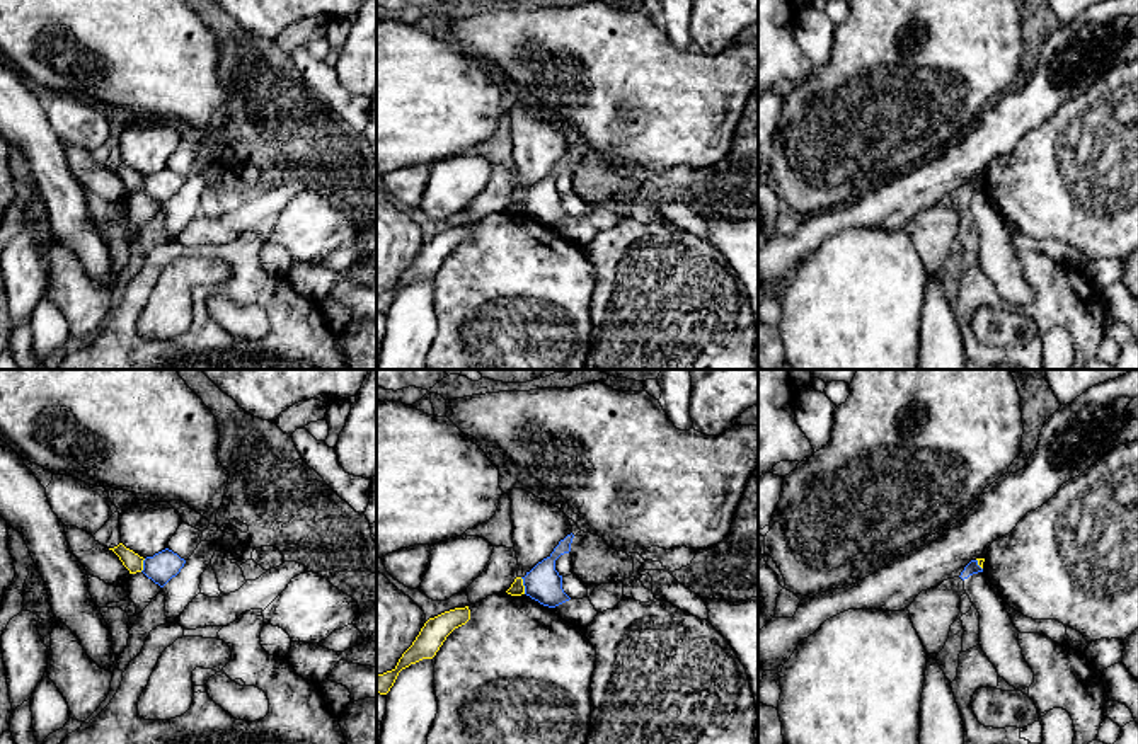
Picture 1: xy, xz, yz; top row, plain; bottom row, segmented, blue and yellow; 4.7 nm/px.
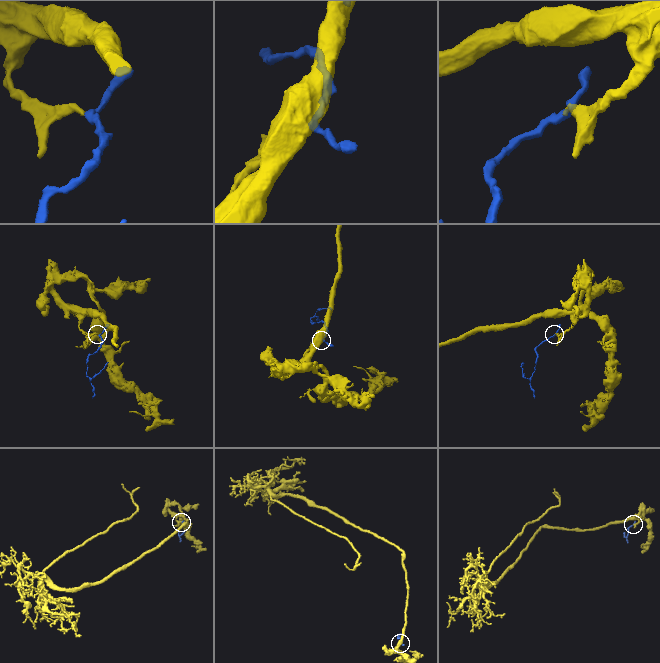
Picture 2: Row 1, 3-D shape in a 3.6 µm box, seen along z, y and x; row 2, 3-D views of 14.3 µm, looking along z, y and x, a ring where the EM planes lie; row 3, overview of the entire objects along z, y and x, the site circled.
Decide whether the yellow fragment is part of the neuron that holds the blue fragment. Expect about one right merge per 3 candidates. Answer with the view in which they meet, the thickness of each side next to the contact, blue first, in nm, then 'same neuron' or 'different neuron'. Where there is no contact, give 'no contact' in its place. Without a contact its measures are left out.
contact in xz; calibres 170 and 70 nm; different neuron

